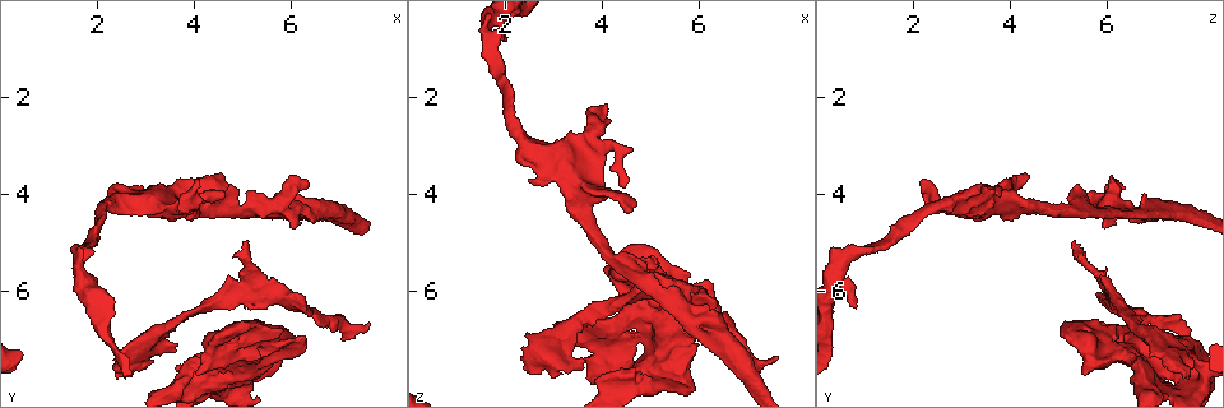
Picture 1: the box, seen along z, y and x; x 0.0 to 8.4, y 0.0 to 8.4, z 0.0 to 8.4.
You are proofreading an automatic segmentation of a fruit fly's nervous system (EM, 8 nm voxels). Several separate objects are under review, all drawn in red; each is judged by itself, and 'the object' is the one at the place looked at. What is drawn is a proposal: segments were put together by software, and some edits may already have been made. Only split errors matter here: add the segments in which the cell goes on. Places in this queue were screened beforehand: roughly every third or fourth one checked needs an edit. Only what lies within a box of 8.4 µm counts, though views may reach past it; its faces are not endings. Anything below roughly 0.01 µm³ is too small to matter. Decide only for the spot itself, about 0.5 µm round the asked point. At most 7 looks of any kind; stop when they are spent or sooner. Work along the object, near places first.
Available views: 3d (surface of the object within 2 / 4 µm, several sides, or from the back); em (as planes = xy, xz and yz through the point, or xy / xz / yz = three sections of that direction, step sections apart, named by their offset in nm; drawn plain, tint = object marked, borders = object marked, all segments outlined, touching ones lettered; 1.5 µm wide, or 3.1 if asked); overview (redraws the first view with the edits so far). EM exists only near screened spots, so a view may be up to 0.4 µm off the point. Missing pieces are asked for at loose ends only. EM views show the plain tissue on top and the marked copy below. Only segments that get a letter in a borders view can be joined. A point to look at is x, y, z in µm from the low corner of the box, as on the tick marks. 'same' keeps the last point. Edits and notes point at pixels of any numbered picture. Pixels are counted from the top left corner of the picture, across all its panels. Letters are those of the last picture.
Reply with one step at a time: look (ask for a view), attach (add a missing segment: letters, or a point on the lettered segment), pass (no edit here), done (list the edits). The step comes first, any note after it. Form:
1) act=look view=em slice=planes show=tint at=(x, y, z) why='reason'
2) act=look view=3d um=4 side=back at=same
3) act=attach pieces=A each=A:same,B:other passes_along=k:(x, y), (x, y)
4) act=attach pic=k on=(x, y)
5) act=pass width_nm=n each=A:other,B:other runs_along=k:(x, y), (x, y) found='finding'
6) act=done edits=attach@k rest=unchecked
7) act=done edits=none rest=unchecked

act=look view=em slice=planes show=borders at=(6.20, 4.60, 6.10) why='branch stops here'

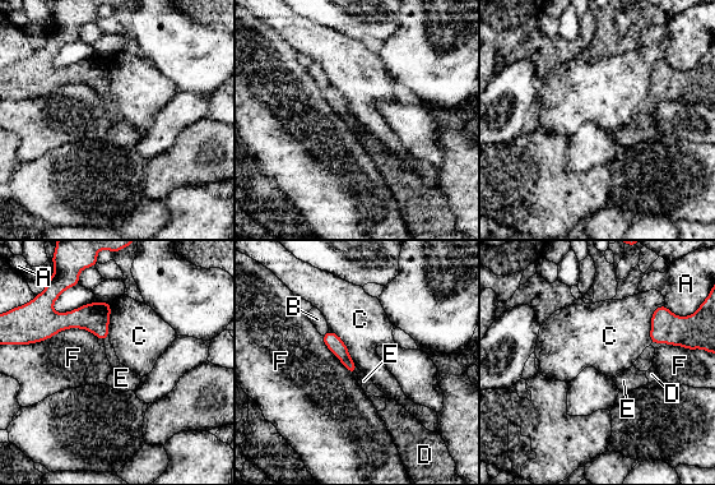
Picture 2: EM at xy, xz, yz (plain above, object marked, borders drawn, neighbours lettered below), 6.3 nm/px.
act=pass each=A:other,B:other,C:other,D:other,E:other,F:other border=2:(664, 304), (653, 313), (650, 342) found='no lettered segment goes on from it'

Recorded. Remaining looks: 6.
act=look view=em slice=xz step=8 show=tint at=(2.85, 7.60, 7.65) why='an open end'

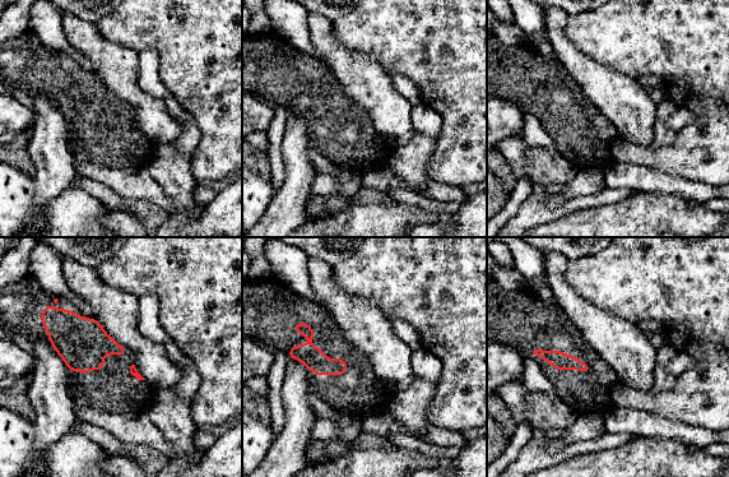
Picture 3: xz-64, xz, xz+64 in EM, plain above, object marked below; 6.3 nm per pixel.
act=look view=em slice=planes show=borders at=same

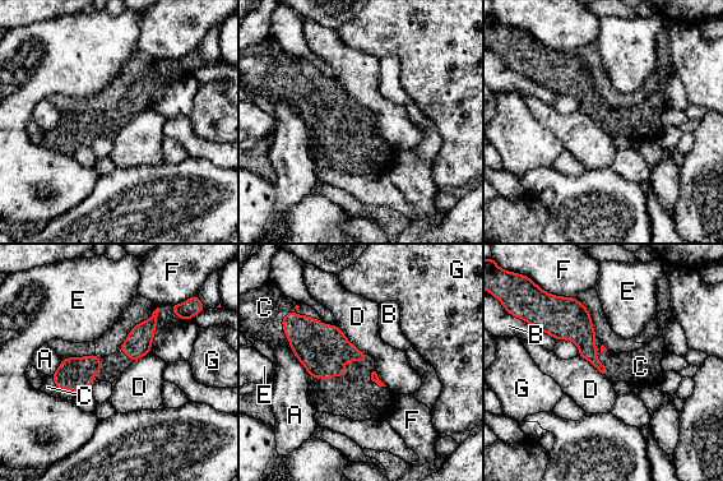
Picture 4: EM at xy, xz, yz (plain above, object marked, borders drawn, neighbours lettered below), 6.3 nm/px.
act=attach pieces=C each=A:other,B:other,C:same,D:other,E:other,F:other,G:other passes_along=4:(311, 351), (344, 373), (355, 396) found='the cell continues'

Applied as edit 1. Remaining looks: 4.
act=look view=em slice=planes show=borders at=(2.00, 6.35, 0.80) why='free end'

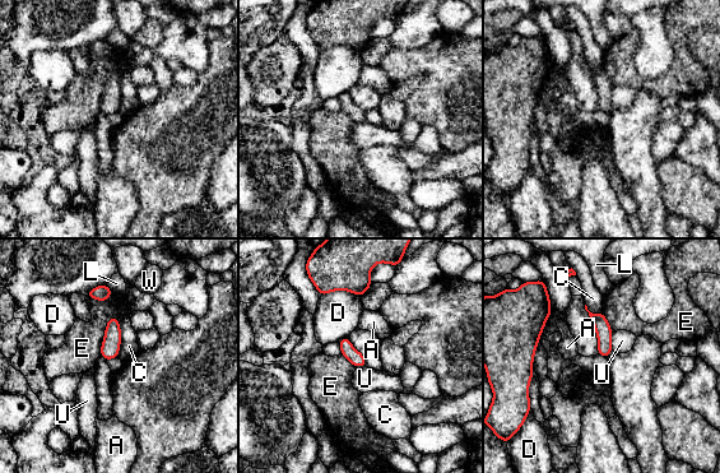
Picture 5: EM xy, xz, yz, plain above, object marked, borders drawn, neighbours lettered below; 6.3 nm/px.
act=pass each=A:other,C:other,D:other,E:other,L:other,U:other,W:other border=5:(119, 319), (120, 352), (116, 356) found='none of them fits'

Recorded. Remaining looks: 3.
act=done edits=attach@4 rest=unchecked

